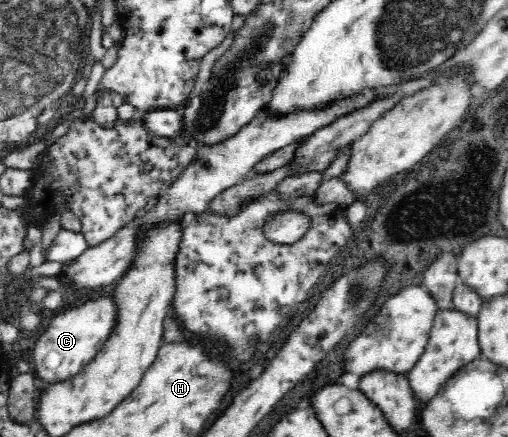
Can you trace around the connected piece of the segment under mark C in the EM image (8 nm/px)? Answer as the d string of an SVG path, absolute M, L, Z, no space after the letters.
M101 296L78 308L61 313L51 320L49 327L39 337L33 347L33 359L40 384L53 384L54 381L67 380L75 376L101 351L108 338L117 328L117 318L121 309L117 305L117 296Z

